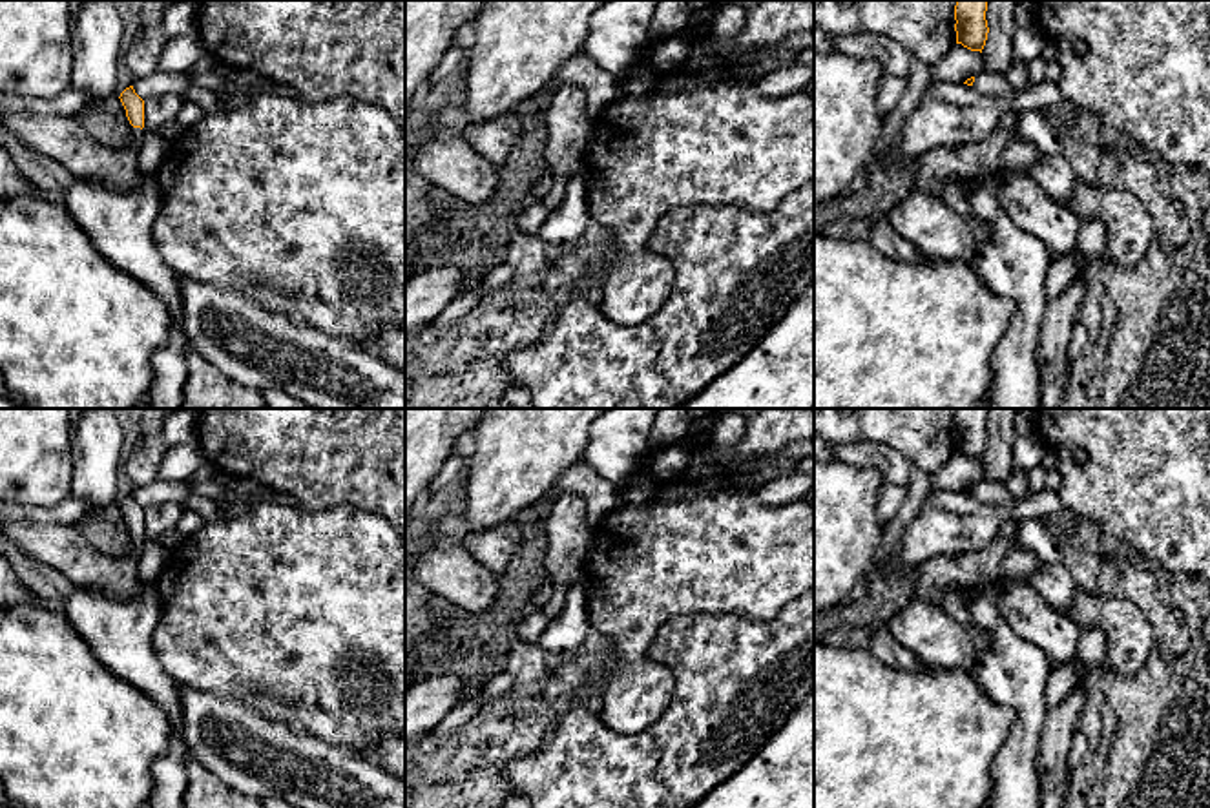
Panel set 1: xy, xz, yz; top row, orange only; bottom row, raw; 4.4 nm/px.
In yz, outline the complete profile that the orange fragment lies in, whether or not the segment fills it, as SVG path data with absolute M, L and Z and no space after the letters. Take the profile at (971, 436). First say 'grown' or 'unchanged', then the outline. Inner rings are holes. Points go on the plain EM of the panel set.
unchanged | M956 409L956 452L982 461L989 441L986 429L987 410L989 409Z

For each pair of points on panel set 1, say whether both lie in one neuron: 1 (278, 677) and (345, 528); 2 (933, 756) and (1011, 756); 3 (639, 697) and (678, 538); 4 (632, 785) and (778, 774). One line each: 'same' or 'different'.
1: same
2: different
3: same
4: different

